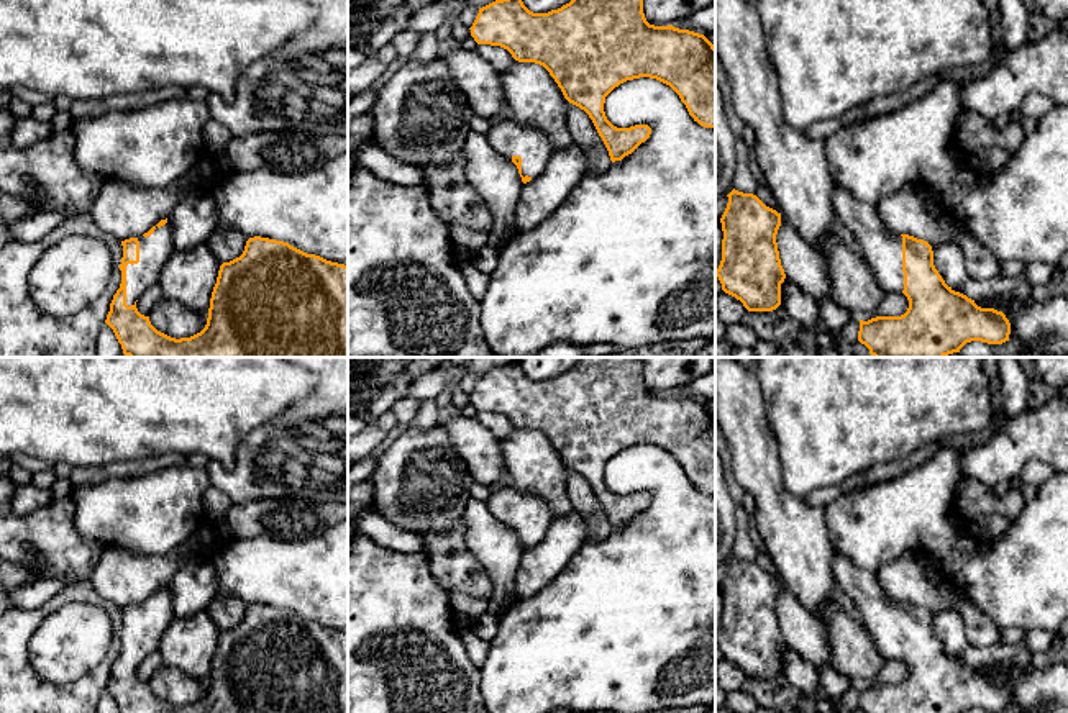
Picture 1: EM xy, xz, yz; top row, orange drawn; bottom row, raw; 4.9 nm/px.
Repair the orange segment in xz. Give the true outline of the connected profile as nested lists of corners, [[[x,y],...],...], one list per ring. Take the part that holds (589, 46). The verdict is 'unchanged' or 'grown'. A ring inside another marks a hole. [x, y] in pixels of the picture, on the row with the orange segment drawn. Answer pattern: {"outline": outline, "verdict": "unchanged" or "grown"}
{"outline": [[[495,0],[479,8],[469,30],[477,44],[500,46],[518,62],[543,66],[564,98],[589,115],[612,162],[651,134],[648,125],[617,128],[605,116],[605,97],[627,80],[650,77],[669,85],[694,121],[715,128],[715,46],[689,30],[650,25],[643,0],[571,0],[548,13],[533,13],[522,0]]], "verdict": "unchanged"}

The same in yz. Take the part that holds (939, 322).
{"outline": [[[835,187],[832,203],[858,241],[886,293],[902,292],[909,308],[901,316],[860,320],[858,341],[873,357],[945,357],[971,341],[1002,344],[1011,323],[1002,311],[981,308],[945,284],[933,266],[932,246],[886,228],[874,205]]], "verdict": "grown"}

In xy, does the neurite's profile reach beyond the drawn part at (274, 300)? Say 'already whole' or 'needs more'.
needs more

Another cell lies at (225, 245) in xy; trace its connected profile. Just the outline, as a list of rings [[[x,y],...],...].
[[[218,228],[205,244],[223,264],[240,257],[244,251],[246,241],[248,239],[235,229]]]

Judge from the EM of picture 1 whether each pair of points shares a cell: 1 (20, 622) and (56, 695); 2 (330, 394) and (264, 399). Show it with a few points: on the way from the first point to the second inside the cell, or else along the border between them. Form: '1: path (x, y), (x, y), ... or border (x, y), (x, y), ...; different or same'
1: path (18, 643), (18, 667), (35, 684); same
2: border (315, 374), (317, 386), (276, 417); different

